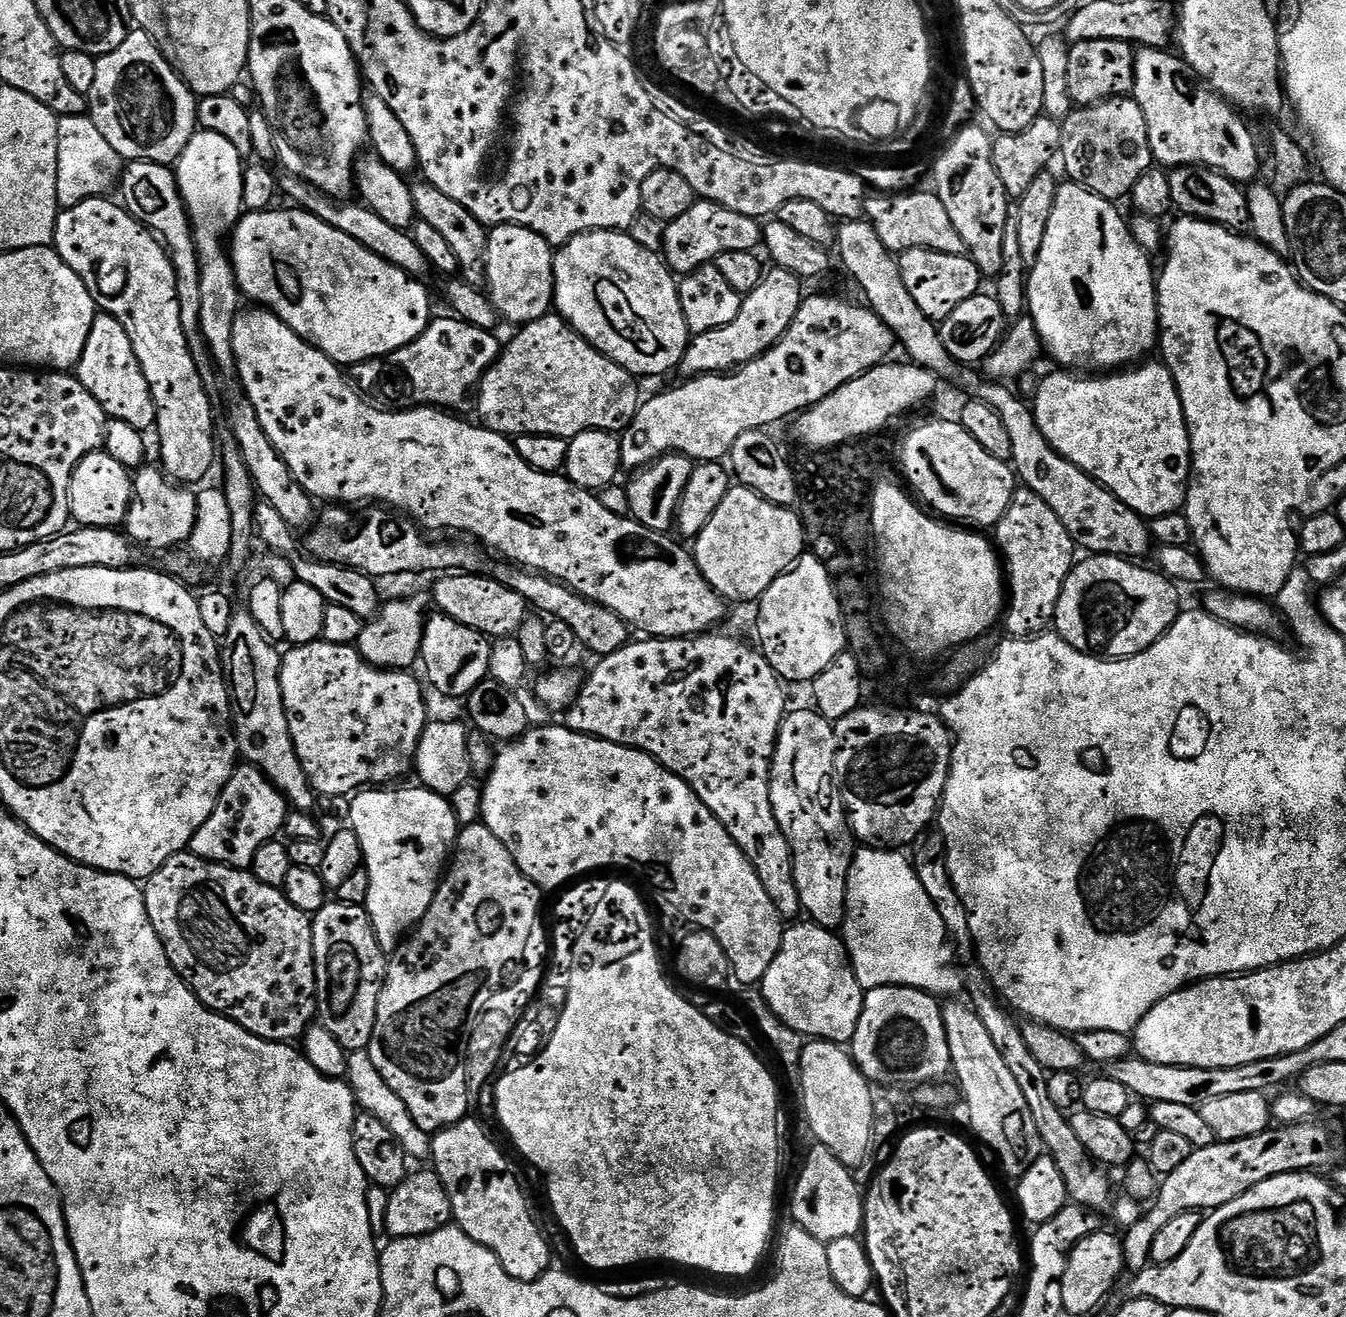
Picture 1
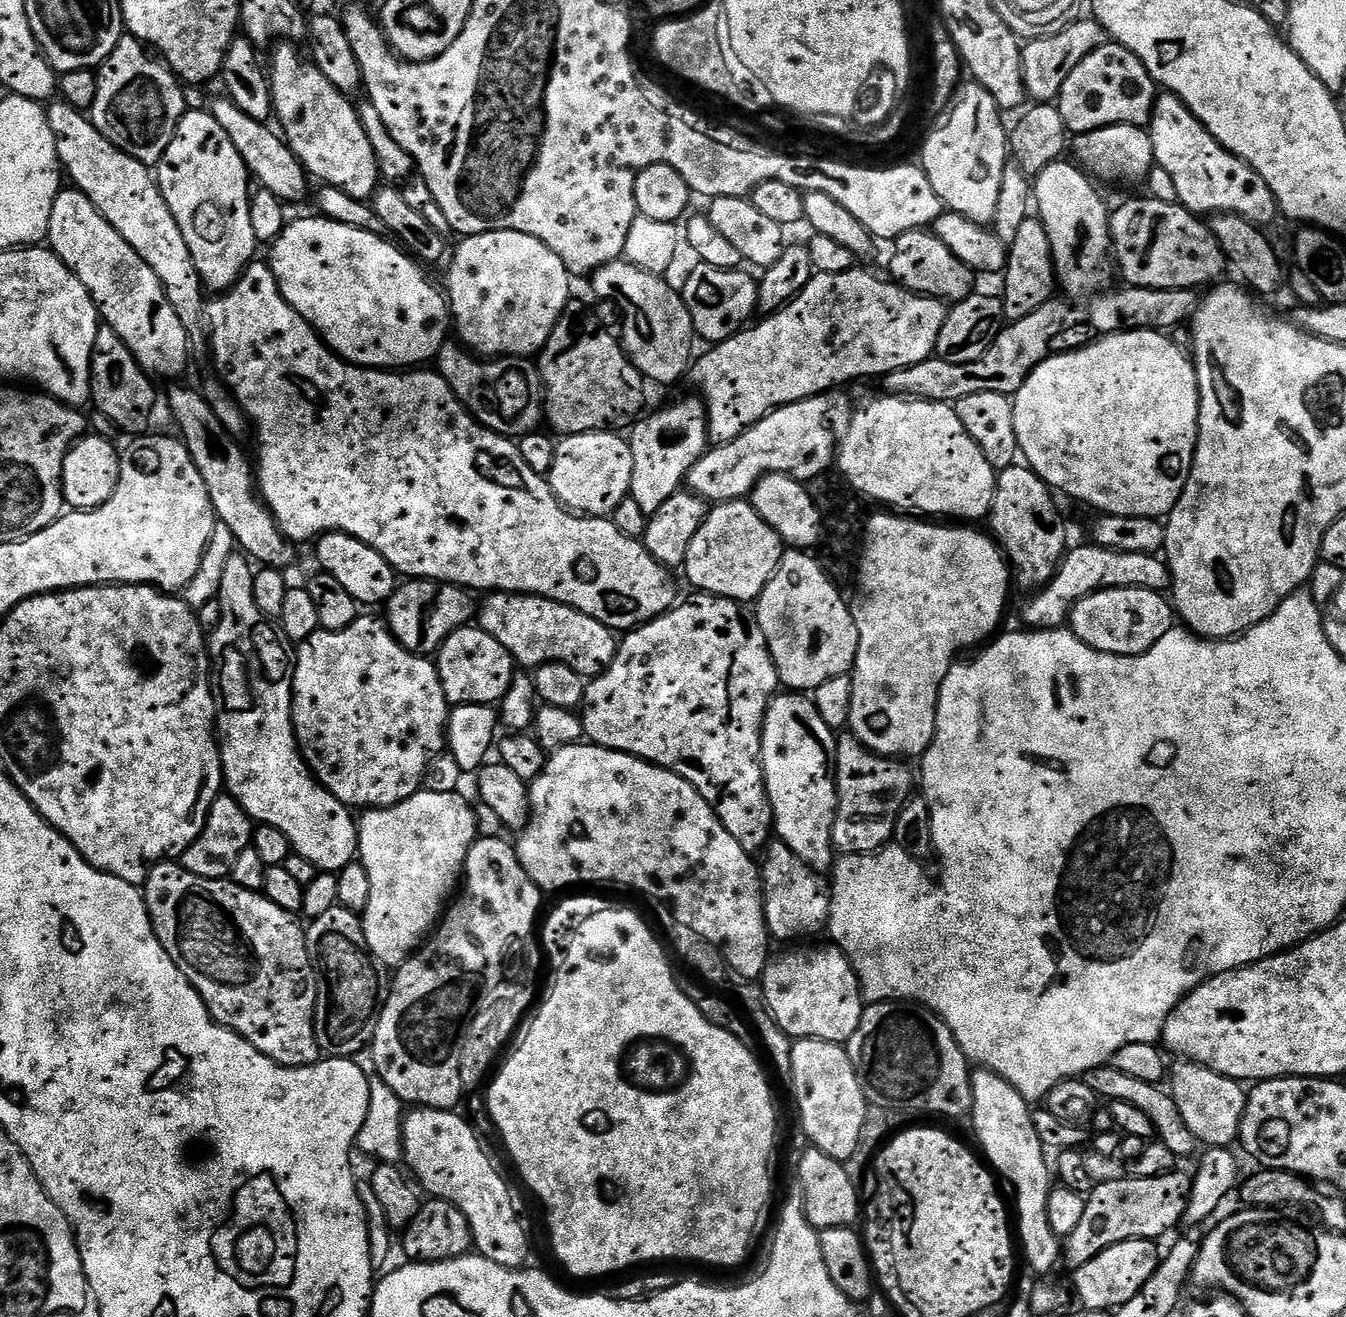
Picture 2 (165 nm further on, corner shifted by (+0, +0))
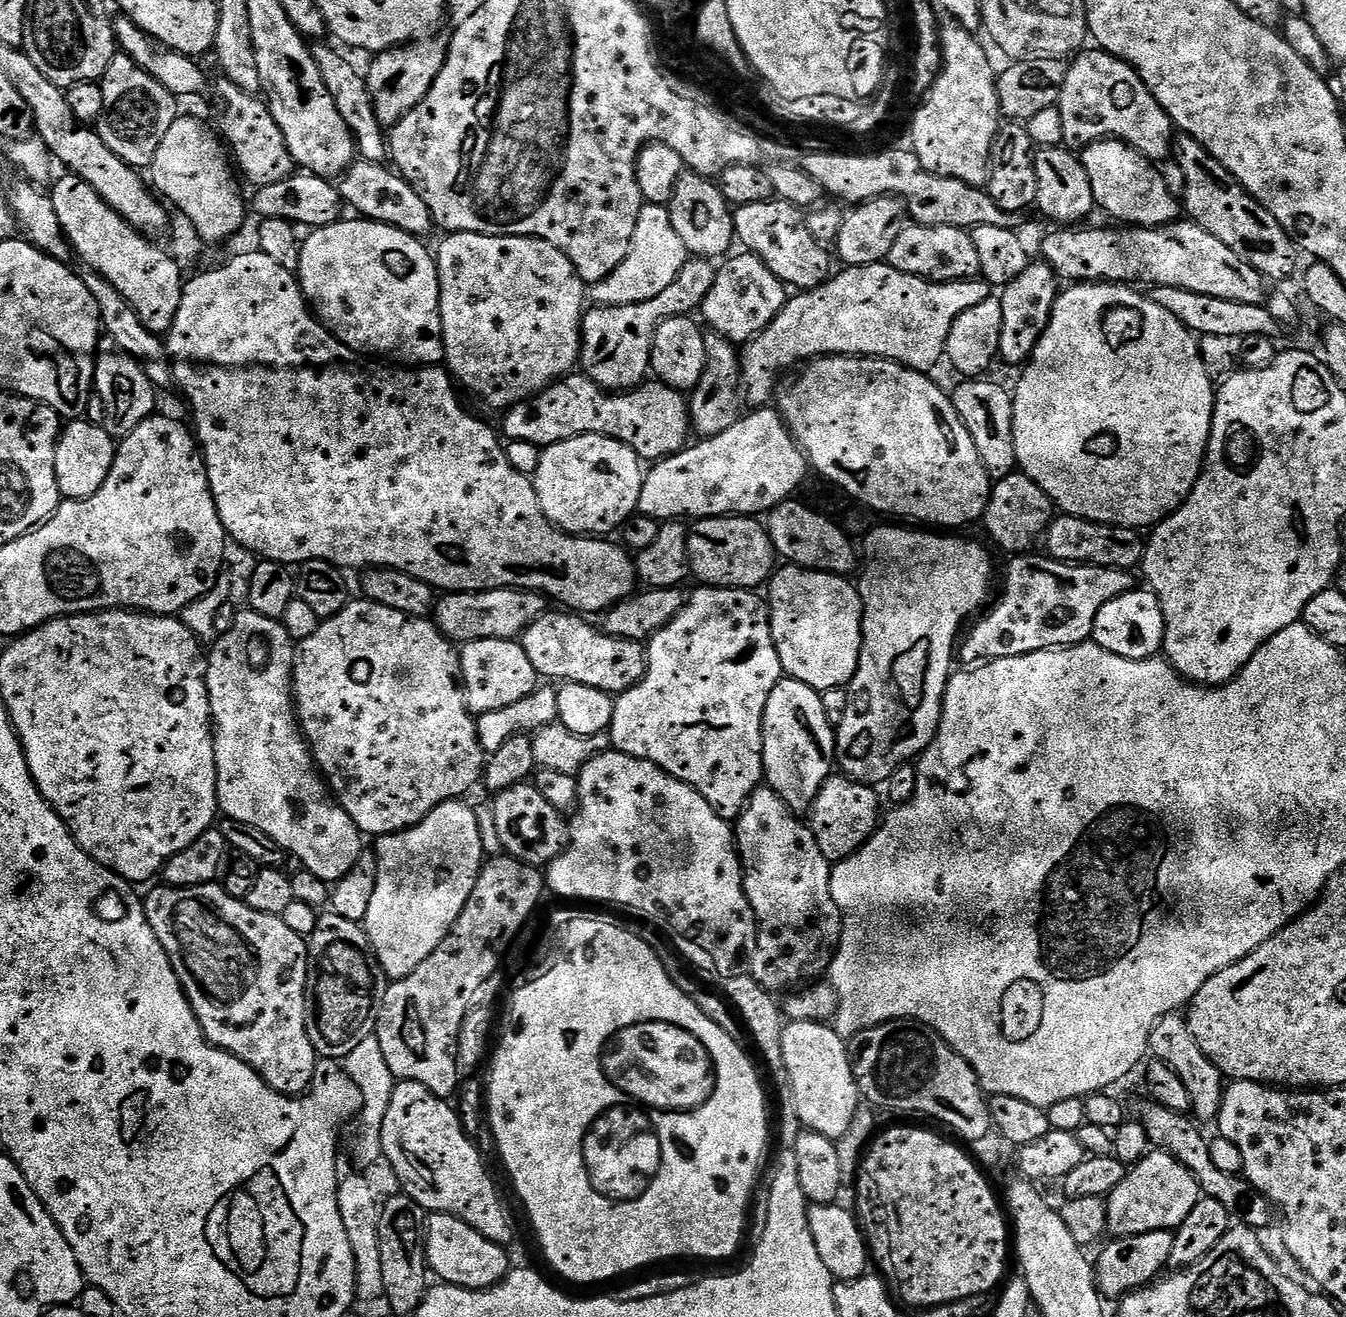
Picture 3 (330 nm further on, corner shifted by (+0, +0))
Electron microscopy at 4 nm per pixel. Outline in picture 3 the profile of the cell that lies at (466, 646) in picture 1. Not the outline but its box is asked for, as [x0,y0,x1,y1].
[459,638,538,716]

